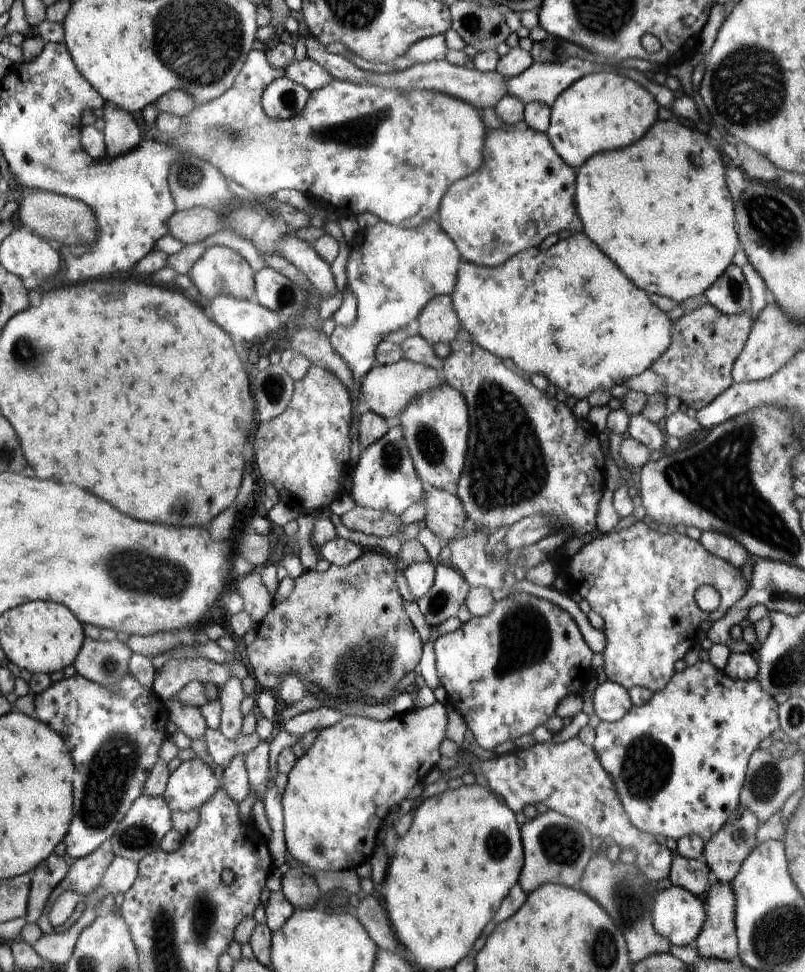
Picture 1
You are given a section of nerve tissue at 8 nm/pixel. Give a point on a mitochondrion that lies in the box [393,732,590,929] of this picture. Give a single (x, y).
(562, 842)

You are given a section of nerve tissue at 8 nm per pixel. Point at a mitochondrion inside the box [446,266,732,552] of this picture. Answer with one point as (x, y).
(506, 471)

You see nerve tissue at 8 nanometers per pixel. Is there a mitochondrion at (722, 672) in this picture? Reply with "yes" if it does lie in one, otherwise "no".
no

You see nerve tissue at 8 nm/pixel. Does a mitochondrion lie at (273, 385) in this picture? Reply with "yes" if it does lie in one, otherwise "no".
yes

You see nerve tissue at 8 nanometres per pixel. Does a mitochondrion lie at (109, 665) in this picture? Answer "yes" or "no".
yes

